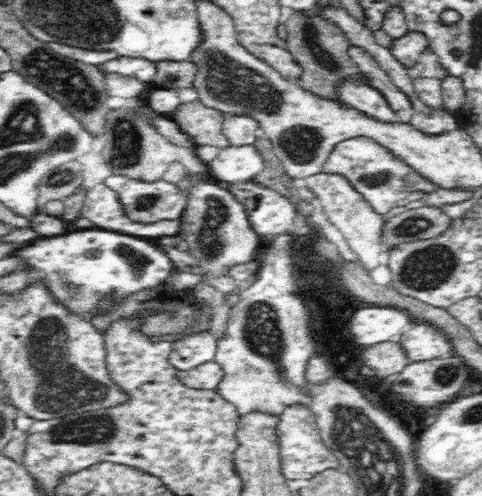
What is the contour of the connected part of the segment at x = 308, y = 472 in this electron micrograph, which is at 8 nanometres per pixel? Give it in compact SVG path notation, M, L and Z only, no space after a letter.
M305 405L290 407L280 415L273 435L280 456L281 475L286 480L308 480L320 472L342 468L333 452L324 445L315 415Z

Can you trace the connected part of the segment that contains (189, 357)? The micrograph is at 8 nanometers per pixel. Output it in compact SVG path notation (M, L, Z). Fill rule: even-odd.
M215 334L192 335L173 344L169 361L174 368L186 372L213 360L216 352Z

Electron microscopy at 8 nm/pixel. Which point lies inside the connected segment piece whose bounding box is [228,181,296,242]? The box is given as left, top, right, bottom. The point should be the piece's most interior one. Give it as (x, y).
(271, 215)

